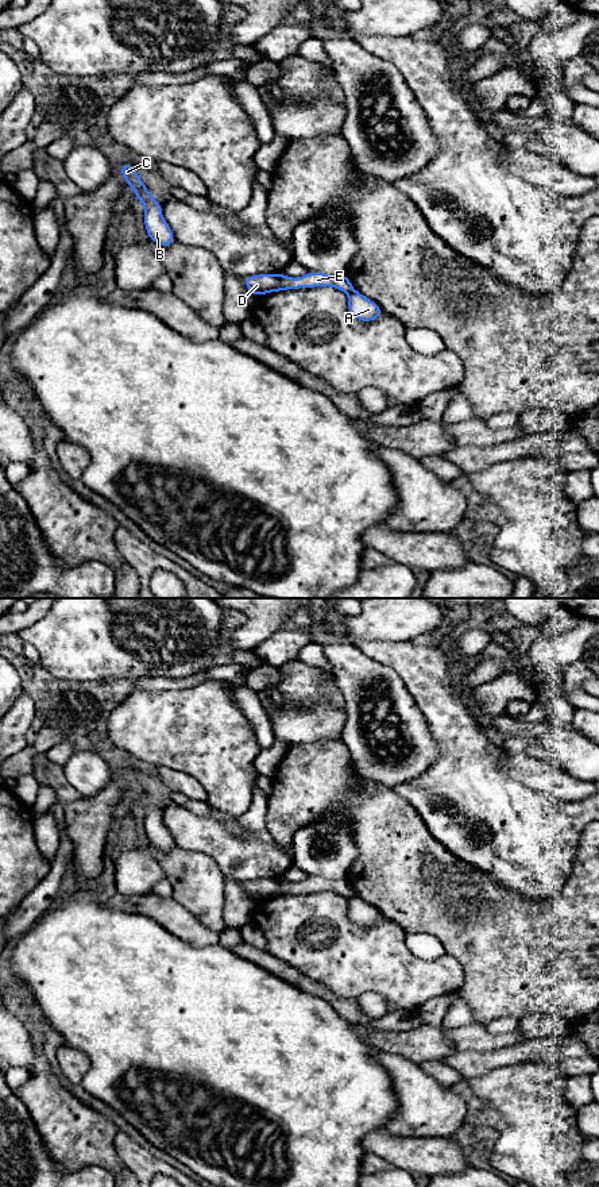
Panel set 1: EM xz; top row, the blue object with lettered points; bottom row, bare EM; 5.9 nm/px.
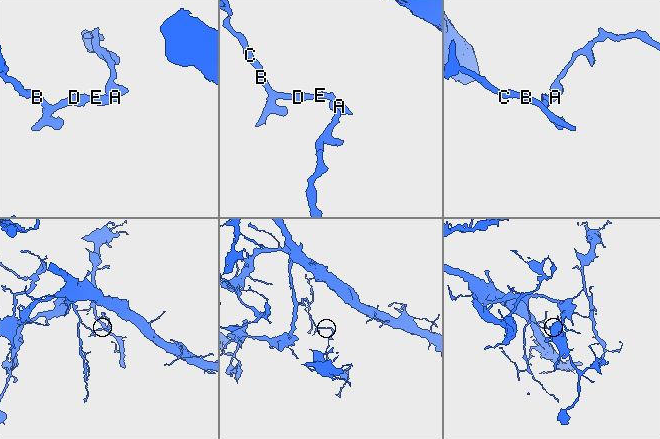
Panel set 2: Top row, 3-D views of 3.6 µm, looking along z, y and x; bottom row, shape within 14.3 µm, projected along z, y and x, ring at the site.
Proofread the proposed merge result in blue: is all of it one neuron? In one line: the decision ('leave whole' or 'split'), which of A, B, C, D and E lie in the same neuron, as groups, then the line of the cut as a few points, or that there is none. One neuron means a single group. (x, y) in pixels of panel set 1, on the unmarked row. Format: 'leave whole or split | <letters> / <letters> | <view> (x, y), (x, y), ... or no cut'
split | A / B C D E | xz (354, 895), (348, 900)

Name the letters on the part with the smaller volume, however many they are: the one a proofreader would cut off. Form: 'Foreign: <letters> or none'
Foreign: A

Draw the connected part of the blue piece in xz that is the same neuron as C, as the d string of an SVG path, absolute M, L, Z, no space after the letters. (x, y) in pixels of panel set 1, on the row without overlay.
M123 768L120 771L120 778L125 783L127 790L134 794L136 803L144 809L143 820L148 844L162 852L170 851L175 841L162 821L162 808L151 802L148 794L131 768Z

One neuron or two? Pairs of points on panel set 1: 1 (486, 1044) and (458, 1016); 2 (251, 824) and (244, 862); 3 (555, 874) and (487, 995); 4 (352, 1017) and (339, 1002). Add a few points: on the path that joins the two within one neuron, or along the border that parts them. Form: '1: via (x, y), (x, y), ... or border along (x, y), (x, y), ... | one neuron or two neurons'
1: border along (472, 1022), (464, 1026), (444, 1025) | two neurons
2: border along (239, 832), (247, 836), (257, 836) | two neurons
3: border along (567, 881), (545, 900), (511, 889) | two neurons
4: via (350, 1013), (343, 1006) | one neuron

